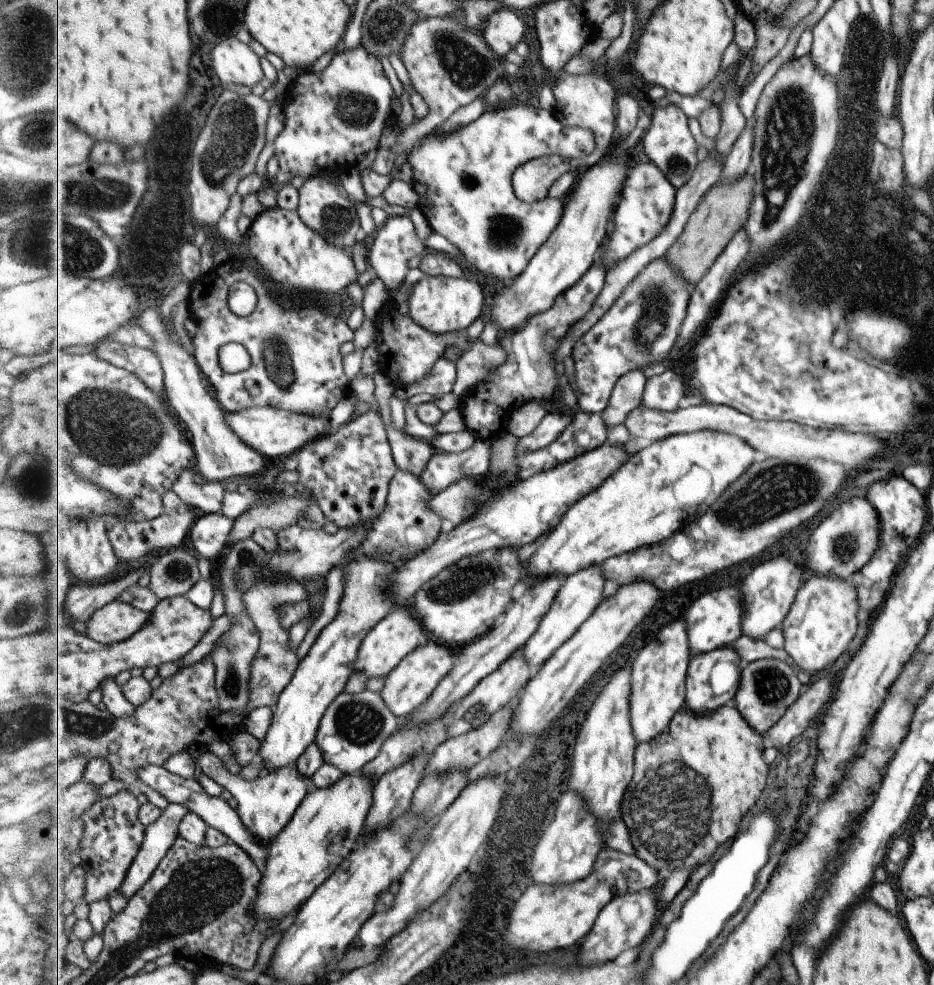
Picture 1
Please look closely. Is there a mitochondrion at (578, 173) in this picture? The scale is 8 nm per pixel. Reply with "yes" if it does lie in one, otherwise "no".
no

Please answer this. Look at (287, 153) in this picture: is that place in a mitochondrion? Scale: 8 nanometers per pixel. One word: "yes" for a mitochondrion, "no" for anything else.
no

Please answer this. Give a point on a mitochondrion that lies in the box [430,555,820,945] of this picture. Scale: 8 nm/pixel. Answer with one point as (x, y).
(672, 803)

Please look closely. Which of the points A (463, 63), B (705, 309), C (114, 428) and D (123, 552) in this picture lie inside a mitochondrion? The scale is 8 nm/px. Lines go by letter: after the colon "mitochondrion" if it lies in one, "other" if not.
A: mitochondrion
B: other
C: mitochondrion
D: other

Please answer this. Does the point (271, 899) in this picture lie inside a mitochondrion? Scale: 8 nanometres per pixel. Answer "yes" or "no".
no

